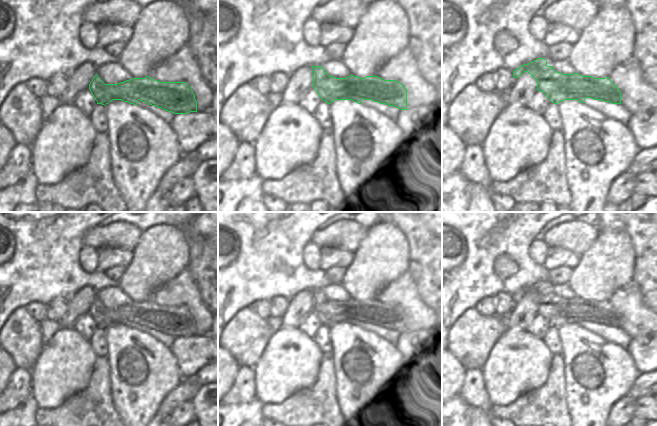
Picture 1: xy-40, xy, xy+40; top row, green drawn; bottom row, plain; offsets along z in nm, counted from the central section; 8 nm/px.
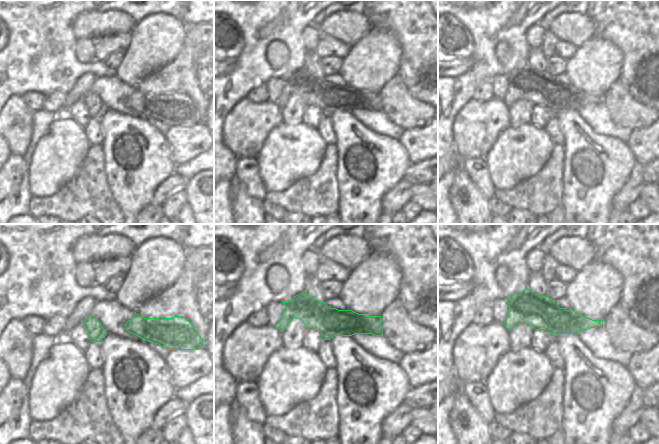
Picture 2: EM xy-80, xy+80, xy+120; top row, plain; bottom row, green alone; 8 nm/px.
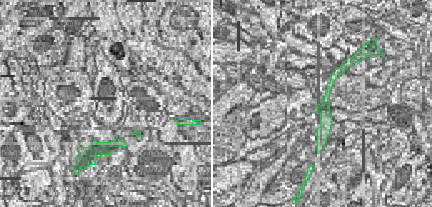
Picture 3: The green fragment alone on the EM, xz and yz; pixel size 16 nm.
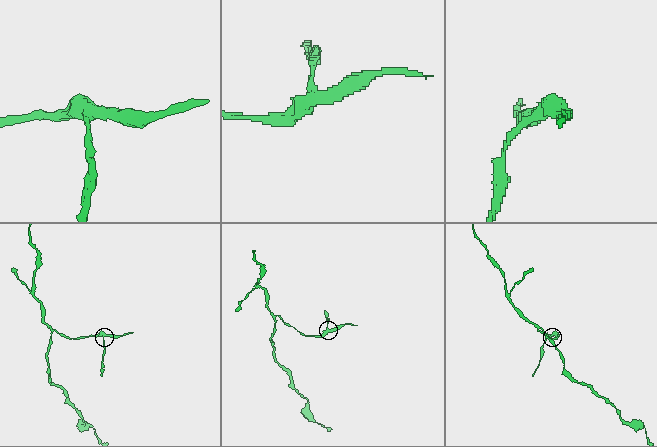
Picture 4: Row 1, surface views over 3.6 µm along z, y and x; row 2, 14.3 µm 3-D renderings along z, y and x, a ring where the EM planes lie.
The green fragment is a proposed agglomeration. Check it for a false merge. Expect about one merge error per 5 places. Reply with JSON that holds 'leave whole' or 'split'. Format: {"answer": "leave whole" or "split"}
{"answer": "split"}

